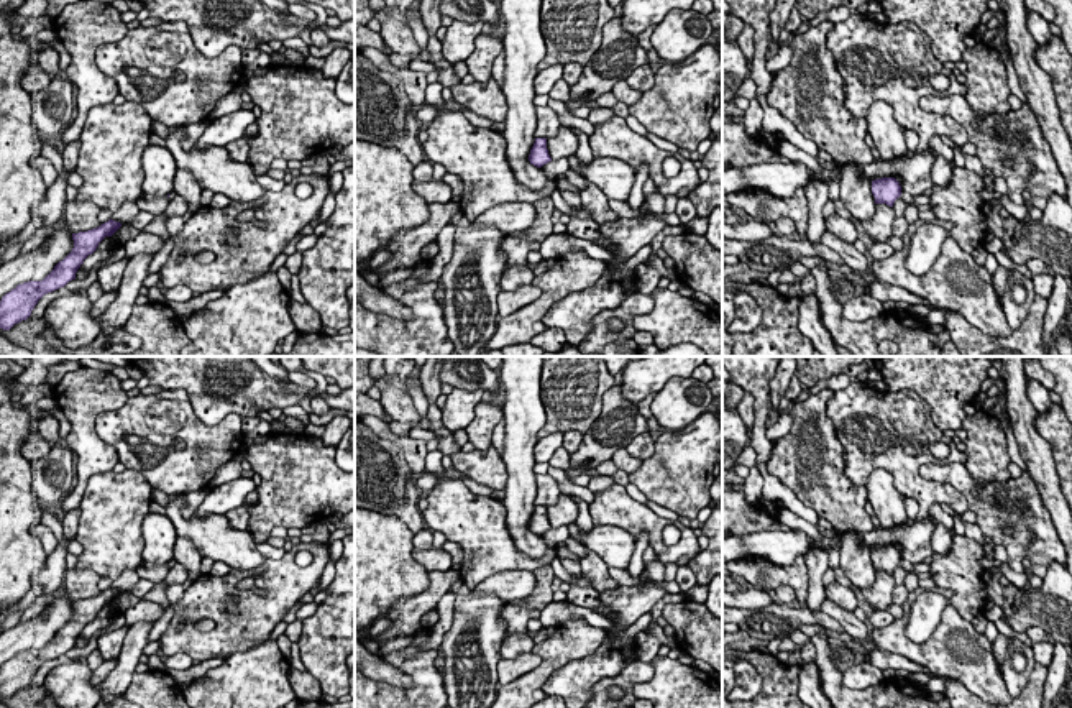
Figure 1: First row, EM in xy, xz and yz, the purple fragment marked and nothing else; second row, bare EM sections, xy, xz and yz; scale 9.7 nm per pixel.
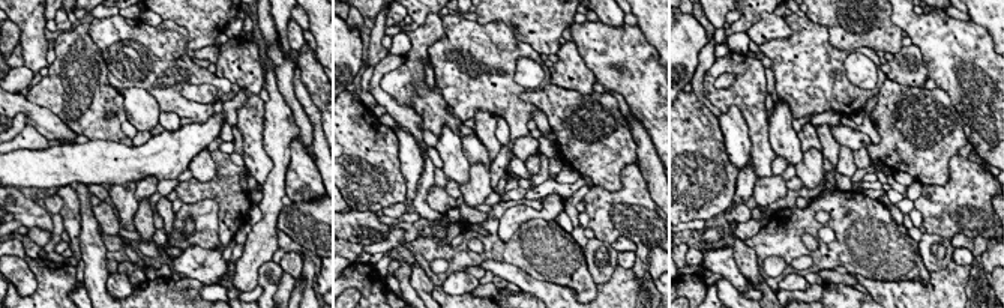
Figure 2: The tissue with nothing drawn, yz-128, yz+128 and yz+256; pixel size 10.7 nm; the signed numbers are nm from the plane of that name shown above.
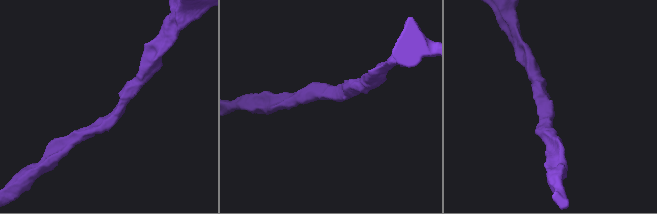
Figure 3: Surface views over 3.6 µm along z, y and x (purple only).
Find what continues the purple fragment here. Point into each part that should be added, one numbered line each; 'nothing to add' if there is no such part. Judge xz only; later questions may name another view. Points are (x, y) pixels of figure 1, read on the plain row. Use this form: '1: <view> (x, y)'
nothing to add

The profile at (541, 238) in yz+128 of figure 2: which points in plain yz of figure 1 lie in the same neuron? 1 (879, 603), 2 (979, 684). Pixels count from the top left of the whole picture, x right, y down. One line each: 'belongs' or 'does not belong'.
1: does not belong
2: belongs

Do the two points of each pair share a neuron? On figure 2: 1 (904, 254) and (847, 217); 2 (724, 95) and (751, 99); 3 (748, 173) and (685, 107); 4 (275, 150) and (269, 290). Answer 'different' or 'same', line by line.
1: same
2: same
3: different
4: different

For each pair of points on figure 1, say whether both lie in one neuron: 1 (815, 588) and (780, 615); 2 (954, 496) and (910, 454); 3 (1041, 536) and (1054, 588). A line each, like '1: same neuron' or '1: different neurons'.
1: different neurons
2: same neuron
3: different neurons

